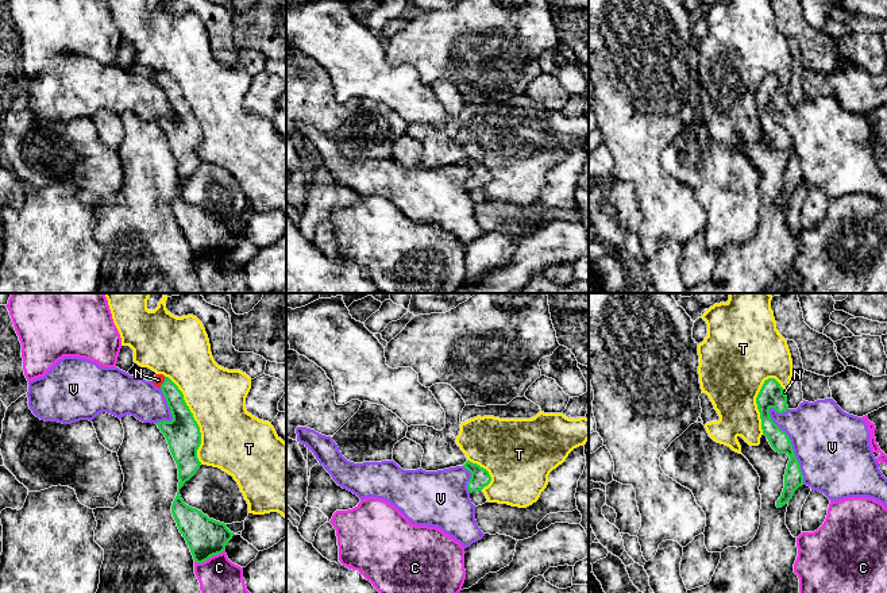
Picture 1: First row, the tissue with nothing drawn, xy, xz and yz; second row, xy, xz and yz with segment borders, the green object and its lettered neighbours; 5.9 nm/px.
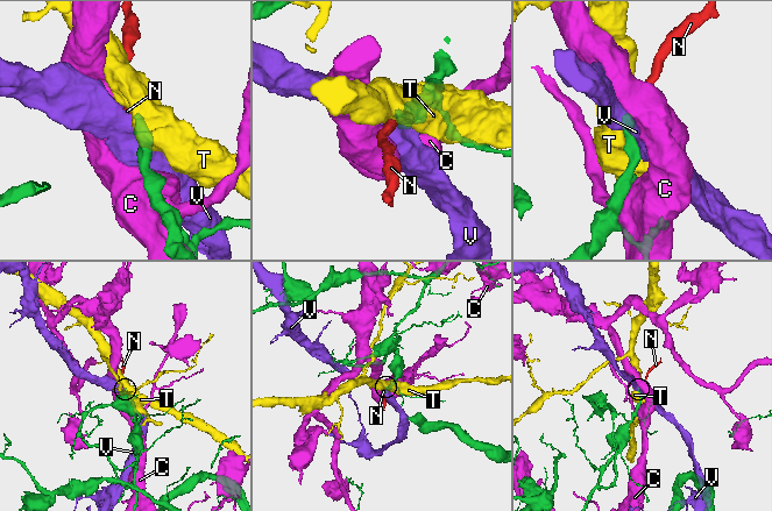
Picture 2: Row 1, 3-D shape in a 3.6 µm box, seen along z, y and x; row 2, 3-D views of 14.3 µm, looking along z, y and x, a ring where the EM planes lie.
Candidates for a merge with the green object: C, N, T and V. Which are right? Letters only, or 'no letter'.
N

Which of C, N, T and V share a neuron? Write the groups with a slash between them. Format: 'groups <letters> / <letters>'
groups C / N / T V

